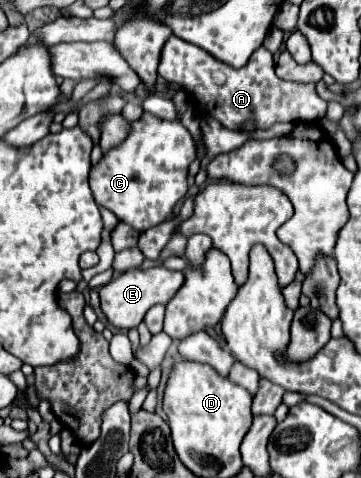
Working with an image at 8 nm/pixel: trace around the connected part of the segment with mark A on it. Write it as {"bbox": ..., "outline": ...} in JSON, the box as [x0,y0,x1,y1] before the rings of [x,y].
{"bbox":[158,36,326,130],"outline":[[[170,36],[162,50],[158,74],[170,84],[184,88],[186,94],[198,94],[200,114],[212,114],[216,110],[216,120],[228,130],[242,130],[248,120],[254,120],[256,128],[266,130],[276,122],[314,122],[326,114],[326,102],[316,94],[314,84],[296,84],[278,78],[272,54],[264,46],[250,56],[246,66],[230,68],[214,60],[208,52],[202,52],[202,48]]]}

